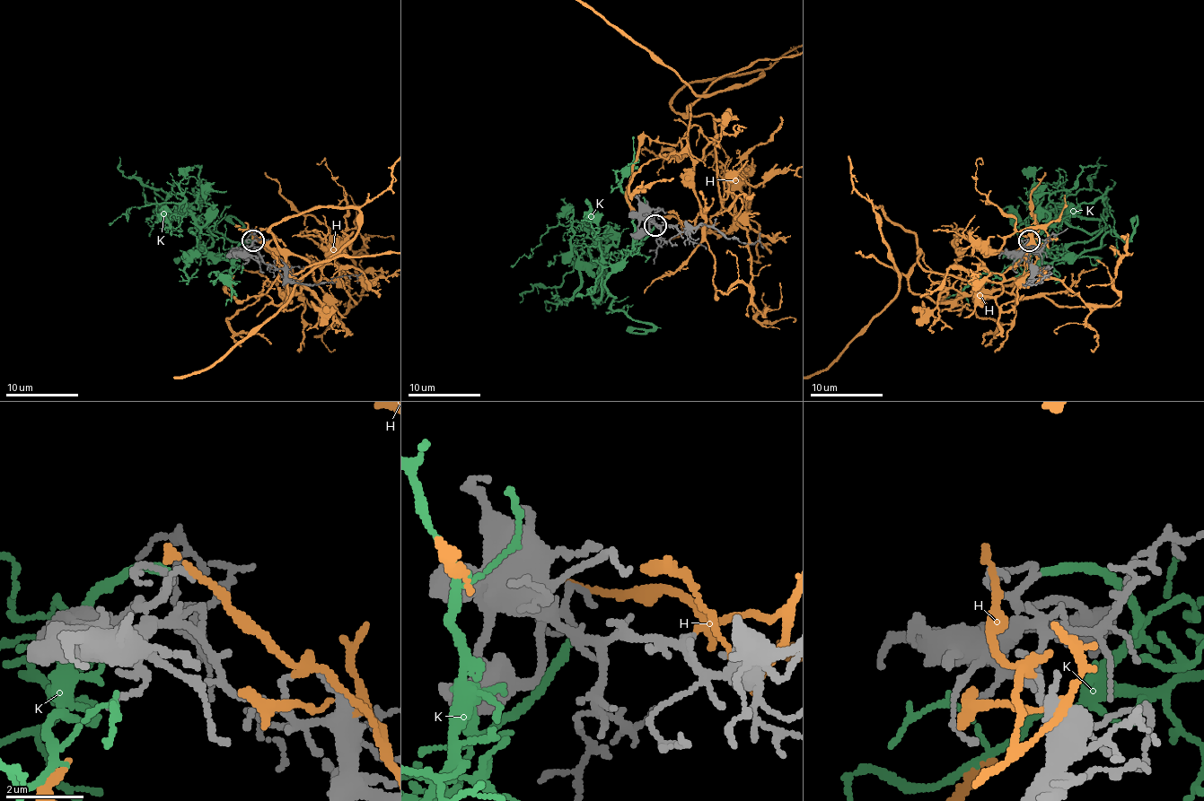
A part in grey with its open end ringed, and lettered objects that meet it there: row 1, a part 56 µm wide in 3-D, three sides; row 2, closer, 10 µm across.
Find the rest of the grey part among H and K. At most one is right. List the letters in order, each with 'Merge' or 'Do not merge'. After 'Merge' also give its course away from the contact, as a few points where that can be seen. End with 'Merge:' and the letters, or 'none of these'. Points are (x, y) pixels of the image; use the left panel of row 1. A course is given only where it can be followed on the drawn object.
H: Do not merge
K: Merge. Its course: (253, 240), (202, 249), (189, 231), (200, 218), (188, 207), (177, 218), (171, 195), (126, 177), (119, 156)
Merge: K

